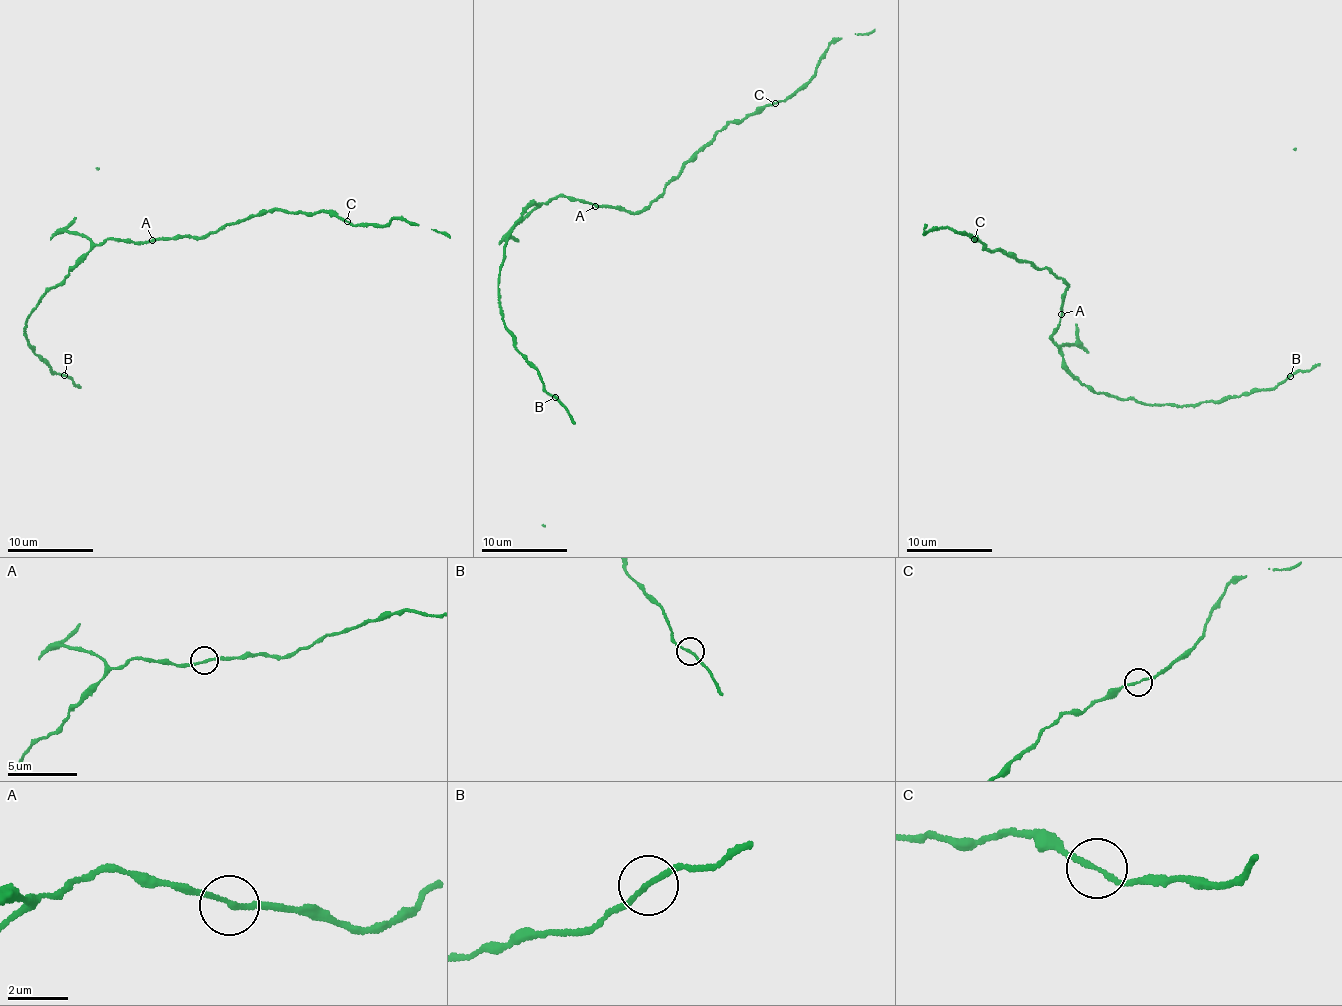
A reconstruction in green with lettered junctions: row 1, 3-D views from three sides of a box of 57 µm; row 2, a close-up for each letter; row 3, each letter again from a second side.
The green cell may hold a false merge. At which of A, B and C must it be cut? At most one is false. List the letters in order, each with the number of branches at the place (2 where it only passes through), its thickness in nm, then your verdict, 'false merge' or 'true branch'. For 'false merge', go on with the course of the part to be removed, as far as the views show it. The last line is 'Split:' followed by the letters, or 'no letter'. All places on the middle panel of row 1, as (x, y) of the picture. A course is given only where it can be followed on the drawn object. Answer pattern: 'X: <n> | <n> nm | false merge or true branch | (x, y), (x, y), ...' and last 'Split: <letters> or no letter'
A: 2 | 160 nm | true branch
B: 2 | 150 nm | true branch
C: 2 | 150 nm | true branch
Split: no letter

